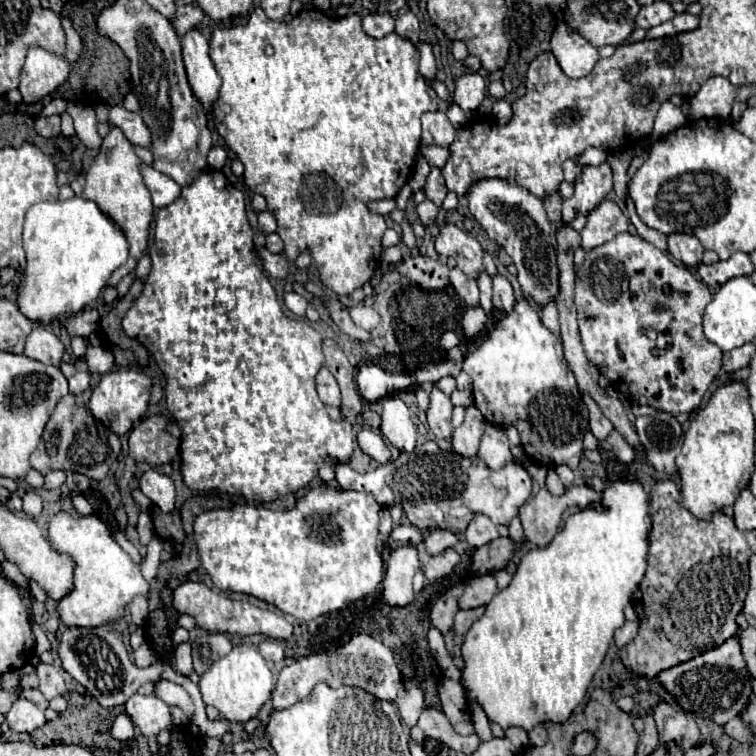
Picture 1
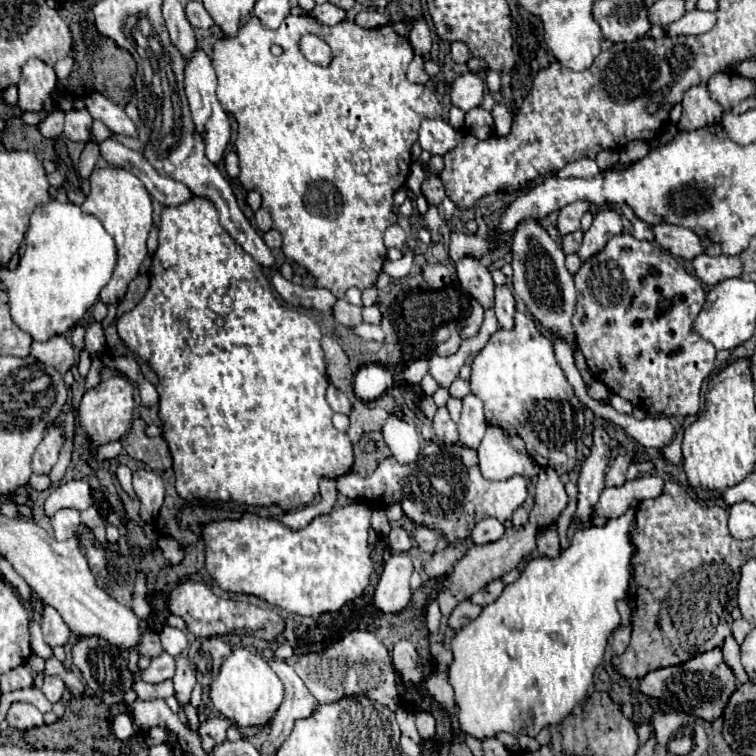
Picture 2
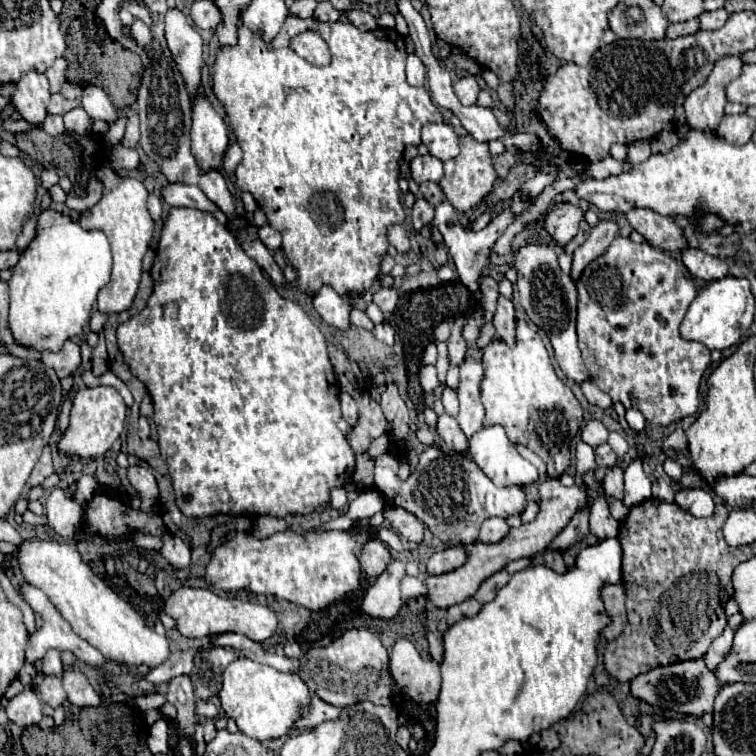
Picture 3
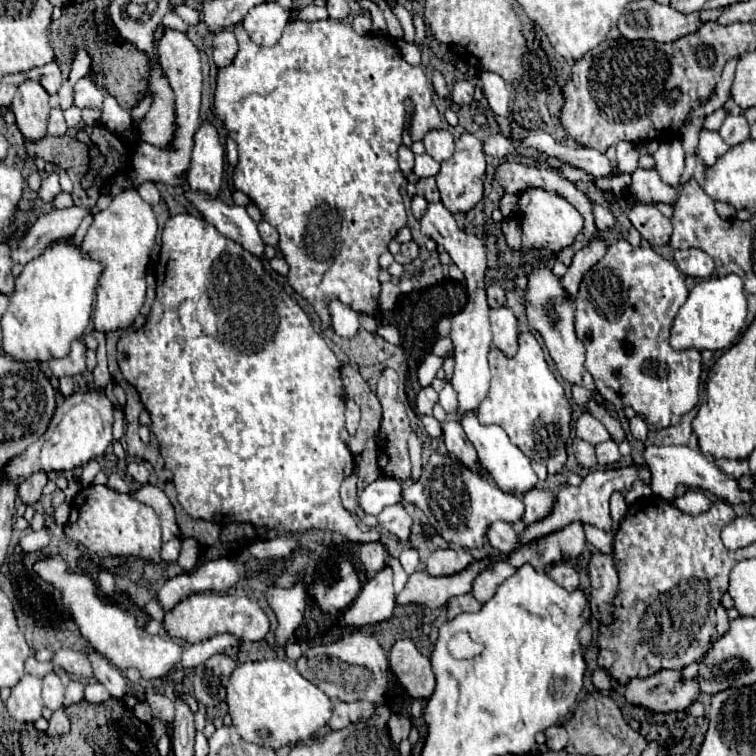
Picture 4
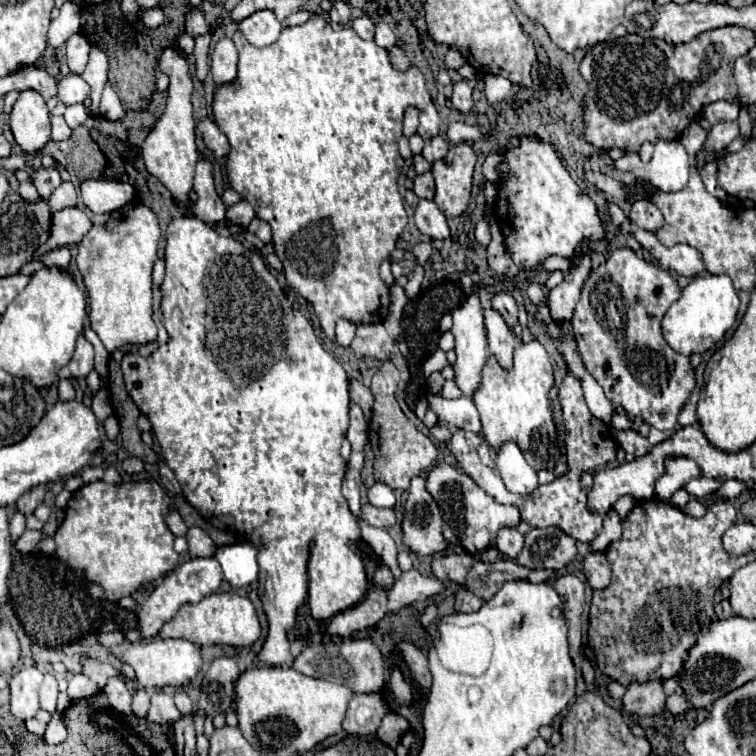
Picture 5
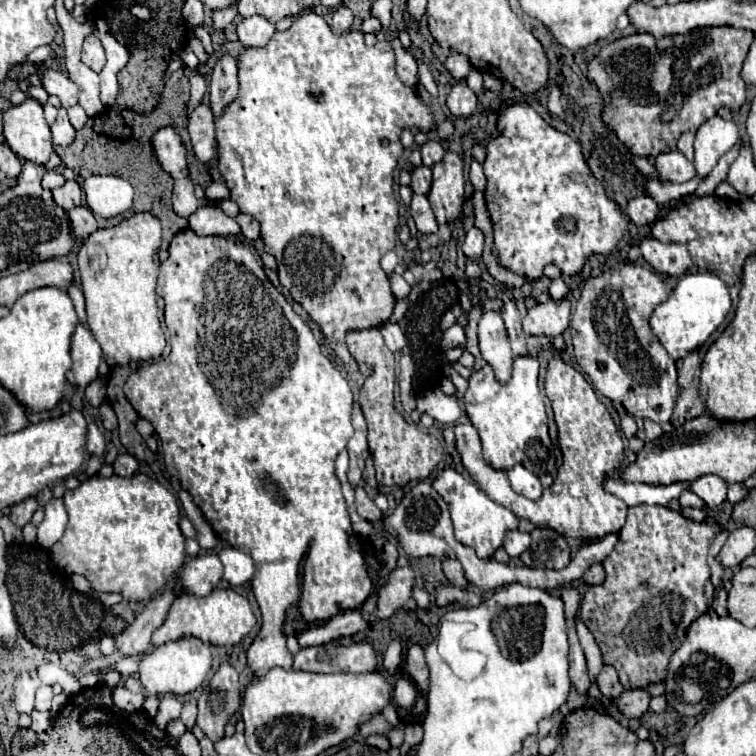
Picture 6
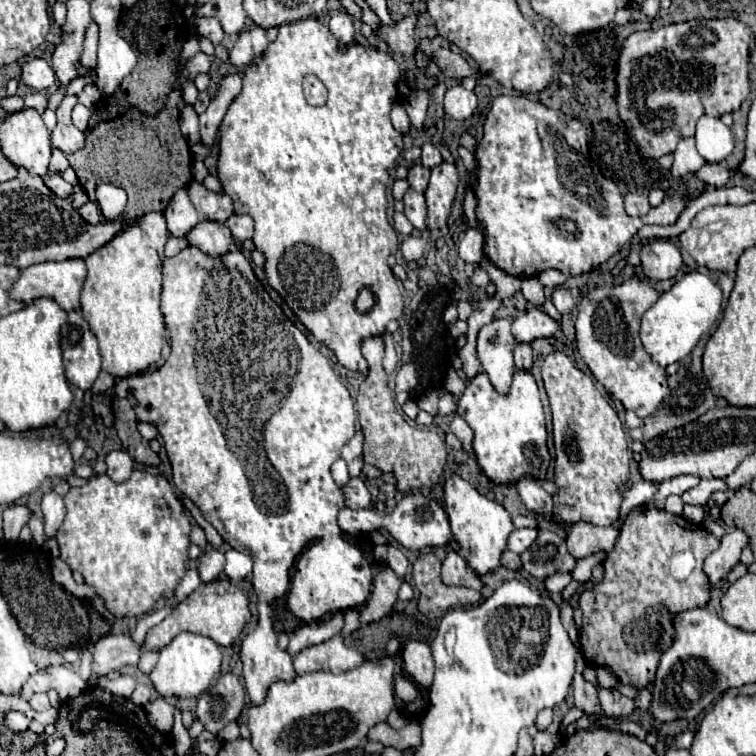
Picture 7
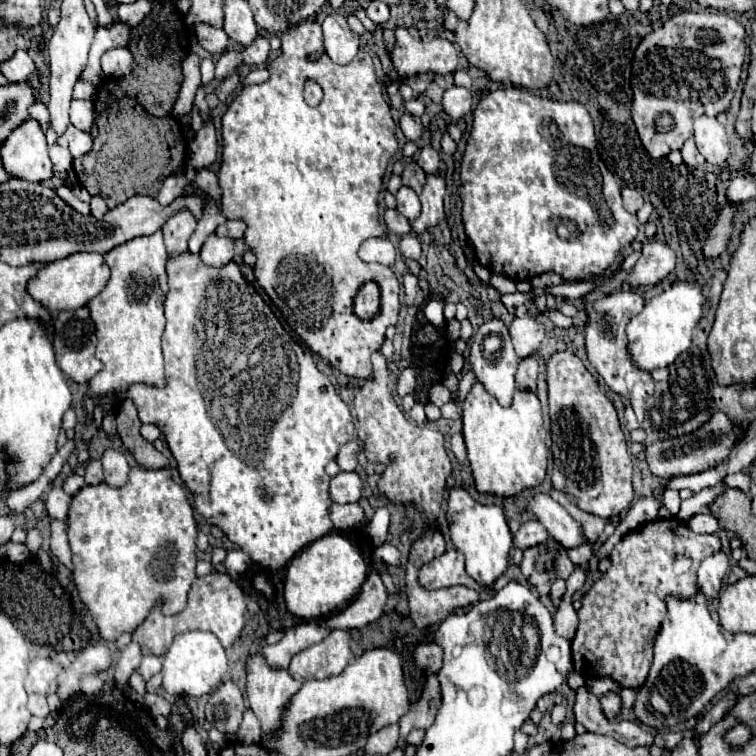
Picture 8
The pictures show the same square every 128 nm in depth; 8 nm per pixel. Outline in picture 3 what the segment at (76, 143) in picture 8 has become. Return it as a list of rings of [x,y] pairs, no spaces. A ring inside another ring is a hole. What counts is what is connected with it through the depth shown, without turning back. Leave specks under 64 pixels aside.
[[[46,116],[44,124],[42,124],[42,130],[48,132],[50,136],[58,136],[64,132],[64,122],[62,122],[62,116]]]

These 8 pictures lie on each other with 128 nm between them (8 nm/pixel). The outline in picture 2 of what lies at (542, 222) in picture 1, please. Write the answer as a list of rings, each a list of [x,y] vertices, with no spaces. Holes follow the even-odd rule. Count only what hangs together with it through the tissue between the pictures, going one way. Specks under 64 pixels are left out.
[[[530,218],[518,222],[512,232],[512,268],[514,268],[514,292],[526,302],[526,308],[550,330],[556,330],[566,342],[572,342],[574,330],[570,324],[574,304],[576,304],[576,288],[570,272],[564,266],[564,252],[550,238],[544,226]]]

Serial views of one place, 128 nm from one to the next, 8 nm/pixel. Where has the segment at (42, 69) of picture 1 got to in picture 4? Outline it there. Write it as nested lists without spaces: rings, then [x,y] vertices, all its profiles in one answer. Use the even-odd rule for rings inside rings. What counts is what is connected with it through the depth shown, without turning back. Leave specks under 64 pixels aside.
[[[26,80],[18,86],[16,96],[12,100],[12,112],[16,114],[16,124],[20,128],[20,132],[24,134],[26,140],[40,140],[46,134],[46,124],[48,124],[48,92],[42,88],[40,82],[36,80]]]

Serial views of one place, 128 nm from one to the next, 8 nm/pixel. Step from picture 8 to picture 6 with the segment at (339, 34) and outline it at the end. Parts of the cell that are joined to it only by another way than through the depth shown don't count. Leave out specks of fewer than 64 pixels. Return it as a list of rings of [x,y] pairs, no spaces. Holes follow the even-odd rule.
[[[342,4],[332,12],[332,28],[338,32],[344,32],[344,30],[350,30],[350,26],[352,26],[352,10]]]

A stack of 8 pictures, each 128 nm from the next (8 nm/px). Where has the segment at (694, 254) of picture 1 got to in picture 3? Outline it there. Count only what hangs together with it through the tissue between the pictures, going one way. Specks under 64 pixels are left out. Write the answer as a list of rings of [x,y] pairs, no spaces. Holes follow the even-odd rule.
[[[634,208],[626,214],[630,226],[640,232],[652,246],[668,250],[668,252],[682,252],[688,244],[688,238],[684,236],[684,230],[676,226],[672,218],[660,216],[652,210]]]

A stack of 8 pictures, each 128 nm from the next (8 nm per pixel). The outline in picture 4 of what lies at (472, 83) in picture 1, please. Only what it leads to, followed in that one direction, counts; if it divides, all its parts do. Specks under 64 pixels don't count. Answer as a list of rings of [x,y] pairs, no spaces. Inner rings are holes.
[[[458,80],[452,90],[452,102],[456,104],[470,104],[474,100],[474,84],[468,80]]]

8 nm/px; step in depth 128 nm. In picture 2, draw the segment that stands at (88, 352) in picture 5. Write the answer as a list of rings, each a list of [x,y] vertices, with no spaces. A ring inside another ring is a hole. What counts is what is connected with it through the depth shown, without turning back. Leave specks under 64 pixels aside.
[[[52,336],[46,342],[34,342],[30,356],[54,366],[60,374],[70,370],[70,366],[74,364],[74,348],[64,336]]]

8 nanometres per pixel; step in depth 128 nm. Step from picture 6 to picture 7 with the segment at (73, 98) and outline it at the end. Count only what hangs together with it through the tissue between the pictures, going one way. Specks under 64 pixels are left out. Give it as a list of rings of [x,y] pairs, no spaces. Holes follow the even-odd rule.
[[[30,58],[22,64],[22,84],[34,90],[46,90],[56,84],[56,74],[46,60]]]

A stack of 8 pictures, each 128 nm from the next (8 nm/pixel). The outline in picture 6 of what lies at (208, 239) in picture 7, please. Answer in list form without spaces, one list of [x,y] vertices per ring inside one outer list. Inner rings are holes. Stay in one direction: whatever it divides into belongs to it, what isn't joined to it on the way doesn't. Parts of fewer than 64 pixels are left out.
[[[206,202],[188,218],[188,228],[202,236],[238,236],[242,230],[236,220],[228,218],[218,204]]]

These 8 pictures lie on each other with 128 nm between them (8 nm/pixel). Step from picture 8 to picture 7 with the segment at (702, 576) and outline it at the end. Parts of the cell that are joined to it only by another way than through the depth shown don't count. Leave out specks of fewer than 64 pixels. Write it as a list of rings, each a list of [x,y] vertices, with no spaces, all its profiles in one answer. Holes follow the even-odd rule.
[[[736,528],[722,538],[720,548],[704,560],[704,572],[710,584],[720,582],[740,562],[740,554],[746,546],[748,546],[748,536],[744,530]]]

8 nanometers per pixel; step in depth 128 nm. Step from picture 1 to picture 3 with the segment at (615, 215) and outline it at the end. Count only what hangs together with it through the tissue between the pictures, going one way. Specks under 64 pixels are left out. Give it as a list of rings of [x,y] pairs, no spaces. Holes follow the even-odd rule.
[[[600,220],[588,234],[586,242],[576,248],[574,252],[574,264],[572,264],[572,278],[578,280],[582,270],[598,256],[602,256],[608,248],[608,244],[618,236],[618,224],[614,220]]]

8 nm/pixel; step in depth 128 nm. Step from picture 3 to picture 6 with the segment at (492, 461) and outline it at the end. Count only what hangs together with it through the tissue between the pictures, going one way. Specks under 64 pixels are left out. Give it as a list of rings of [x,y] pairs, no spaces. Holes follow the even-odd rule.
[[[440,388],[420,396],[418,398],[418,410],[426,412],[428,416],[432,416],[440,424],[456,424],[460,420],[460,416],[466,414],[464,402],[454,398],[454,396],[442,394]],[[514,464],[508,472],[508,480],[510,480],[510,486],[514,492],[518,494],[524,494],[526,498],[540,498],[542,494],[542,484],[538,480],[536,474],[528,472],[522,464]]]

